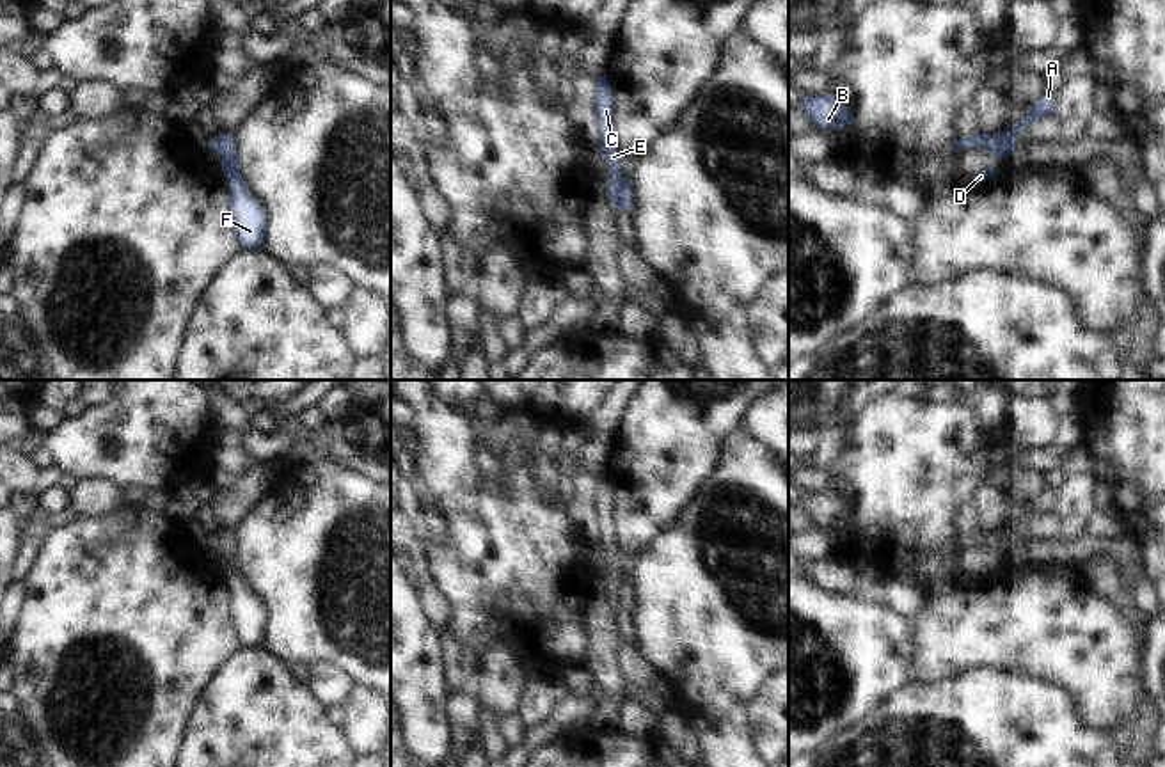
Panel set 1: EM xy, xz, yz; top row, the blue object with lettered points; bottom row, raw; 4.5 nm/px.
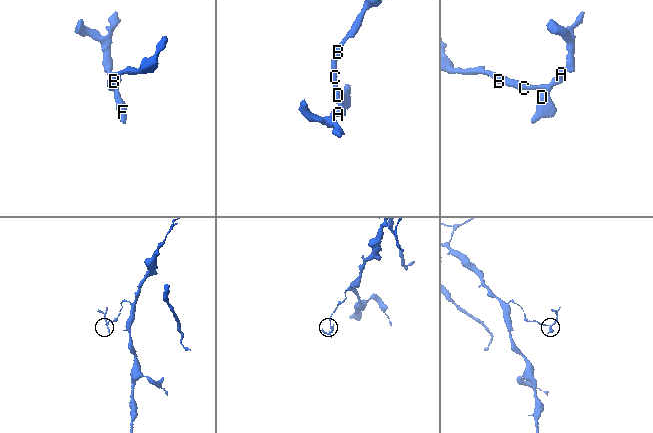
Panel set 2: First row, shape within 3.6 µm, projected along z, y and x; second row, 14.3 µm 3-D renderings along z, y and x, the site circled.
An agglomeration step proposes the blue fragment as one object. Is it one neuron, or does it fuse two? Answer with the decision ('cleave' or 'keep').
cleave

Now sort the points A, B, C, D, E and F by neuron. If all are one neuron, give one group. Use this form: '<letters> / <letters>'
A D F / B C E

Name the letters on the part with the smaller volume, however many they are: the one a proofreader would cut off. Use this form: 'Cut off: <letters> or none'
Cut off: A, D, F

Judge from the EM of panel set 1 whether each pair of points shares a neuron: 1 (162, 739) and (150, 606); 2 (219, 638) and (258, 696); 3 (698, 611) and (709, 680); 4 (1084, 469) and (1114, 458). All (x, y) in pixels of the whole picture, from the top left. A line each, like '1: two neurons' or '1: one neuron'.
1: one neuron
2: two neurons
3: one neuron
4: two neurons

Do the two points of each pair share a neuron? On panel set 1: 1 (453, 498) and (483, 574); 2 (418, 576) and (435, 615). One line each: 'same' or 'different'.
1: same
2: same

